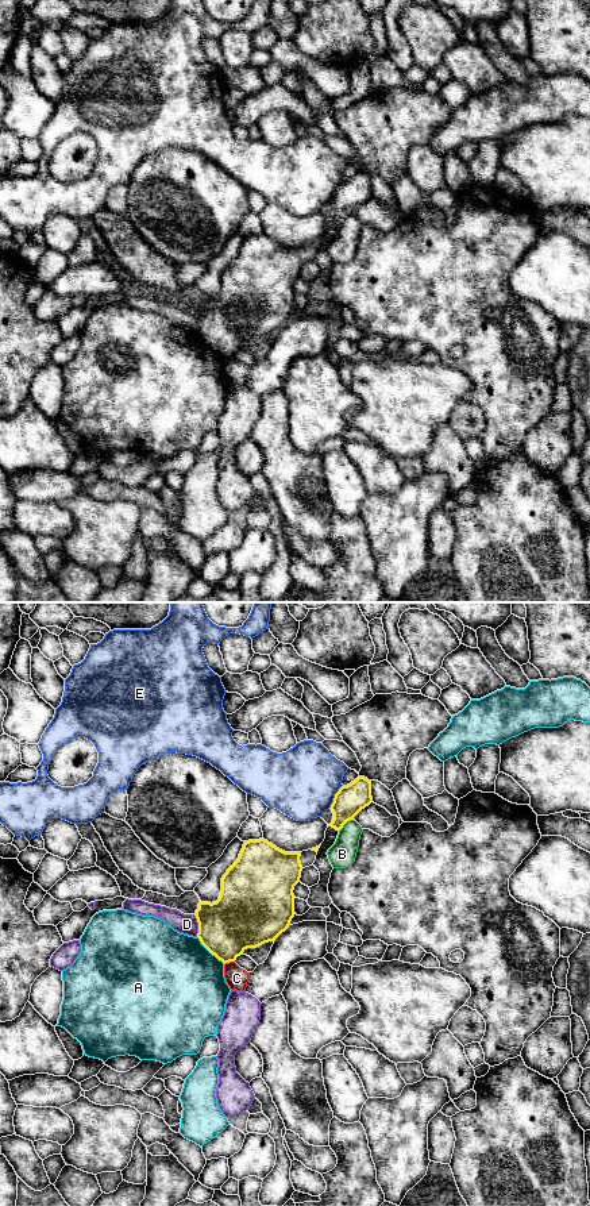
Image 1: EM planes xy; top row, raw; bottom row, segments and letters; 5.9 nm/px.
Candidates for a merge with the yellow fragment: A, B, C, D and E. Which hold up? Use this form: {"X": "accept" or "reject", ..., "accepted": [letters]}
{"A": "reject", "B": "reject", "C": "reject", "D": "reject", "E": "reject", "accepted": []}

